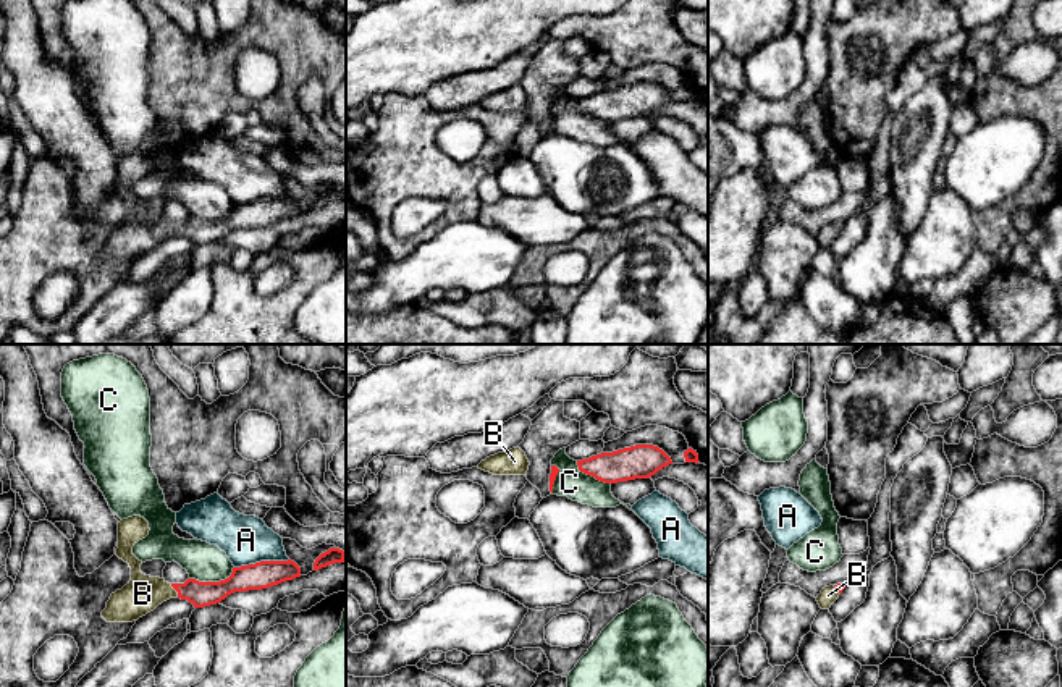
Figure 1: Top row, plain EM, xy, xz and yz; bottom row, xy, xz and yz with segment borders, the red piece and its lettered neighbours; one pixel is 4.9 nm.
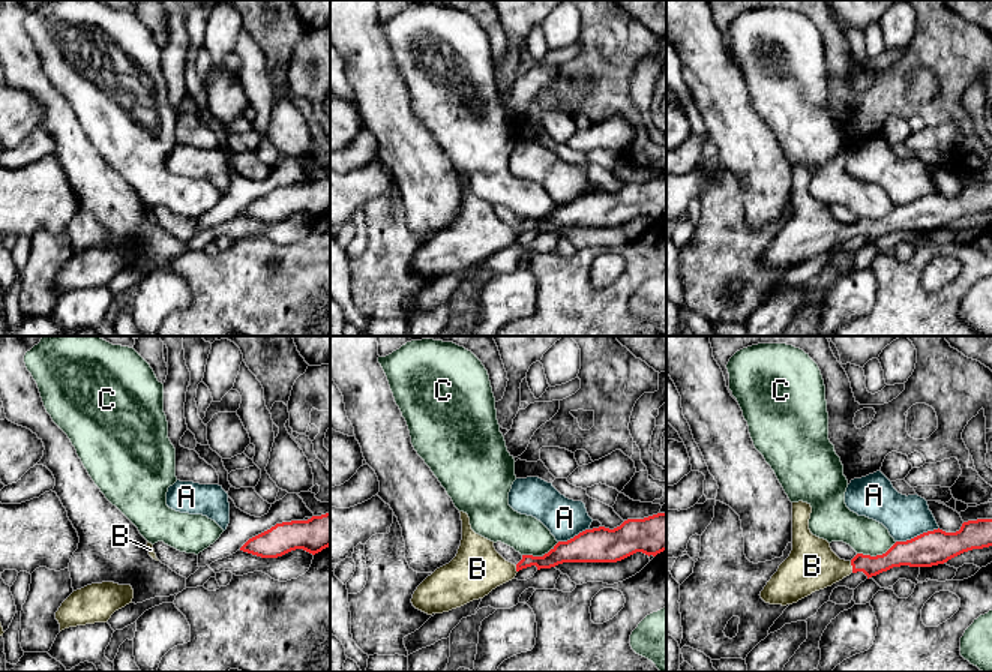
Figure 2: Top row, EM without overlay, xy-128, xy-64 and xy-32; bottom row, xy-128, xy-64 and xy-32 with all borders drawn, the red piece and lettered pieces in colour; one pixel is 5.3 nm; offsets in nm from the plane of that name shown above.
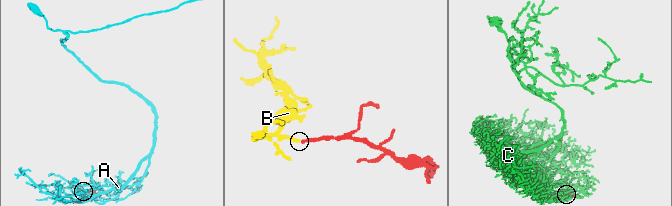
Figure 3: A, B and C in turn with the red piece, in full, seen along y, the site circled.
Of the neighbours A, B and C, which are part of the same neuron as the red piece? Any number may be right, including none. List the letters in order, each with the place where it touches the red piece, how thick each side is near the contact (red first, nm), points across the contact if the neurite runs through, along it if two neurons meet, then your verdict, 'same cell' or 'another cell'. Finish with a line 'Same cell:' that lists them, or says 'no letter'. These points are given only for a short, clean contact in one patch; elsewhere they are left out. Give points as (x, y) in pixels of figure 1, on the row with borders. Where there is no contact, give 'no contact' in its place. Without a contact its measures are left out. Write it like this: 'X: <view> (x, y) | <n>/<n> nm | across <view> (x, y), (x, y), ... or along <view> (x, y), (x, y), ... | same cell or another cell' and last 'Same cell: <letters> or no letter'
A: xy (261, 561) | 140/240 nm | along xy (288, 558), (261, 560), (235, 568) | another cell
B: xy (175, 589) | 130/180 nm | across xy (201, 594), (175, 589), (143, 594) | same cell
C: xy (214, 582) | 130/190 nm | another cell
Same cell: B

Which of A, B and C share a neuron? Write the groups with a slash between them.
A / B / C

